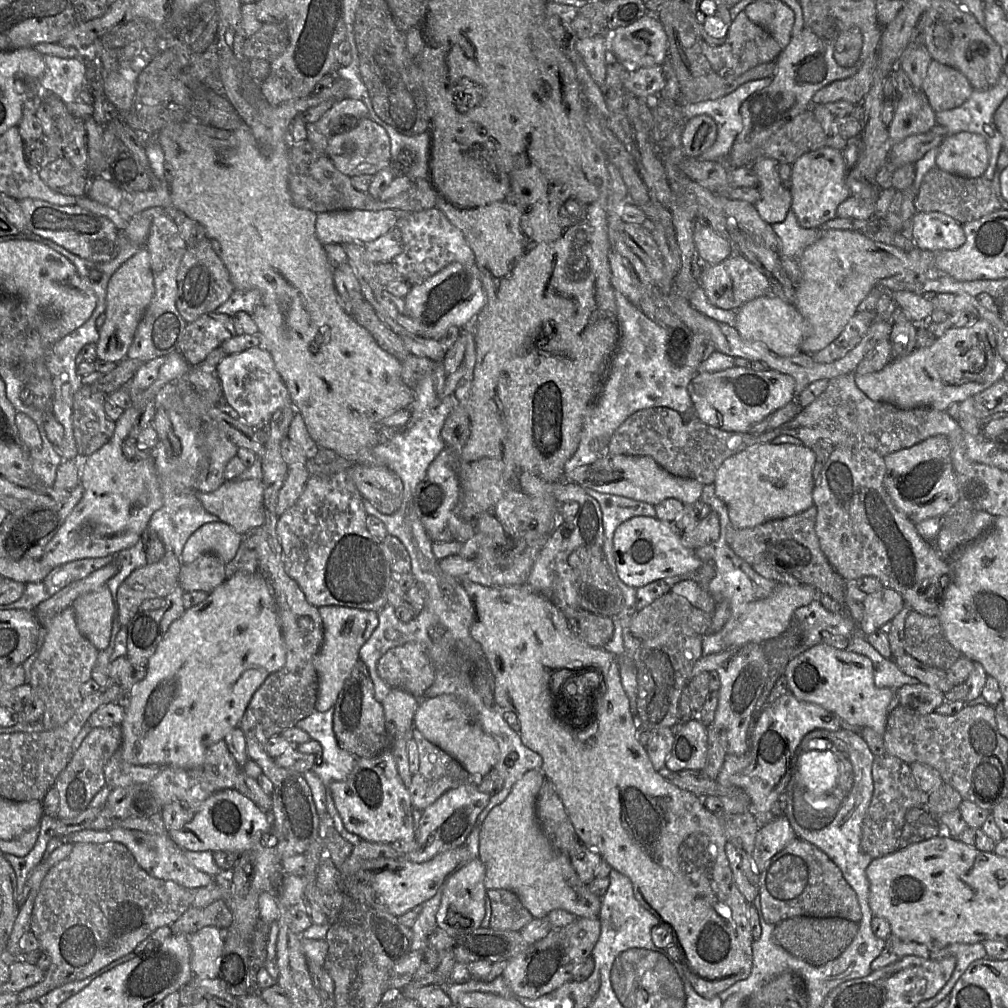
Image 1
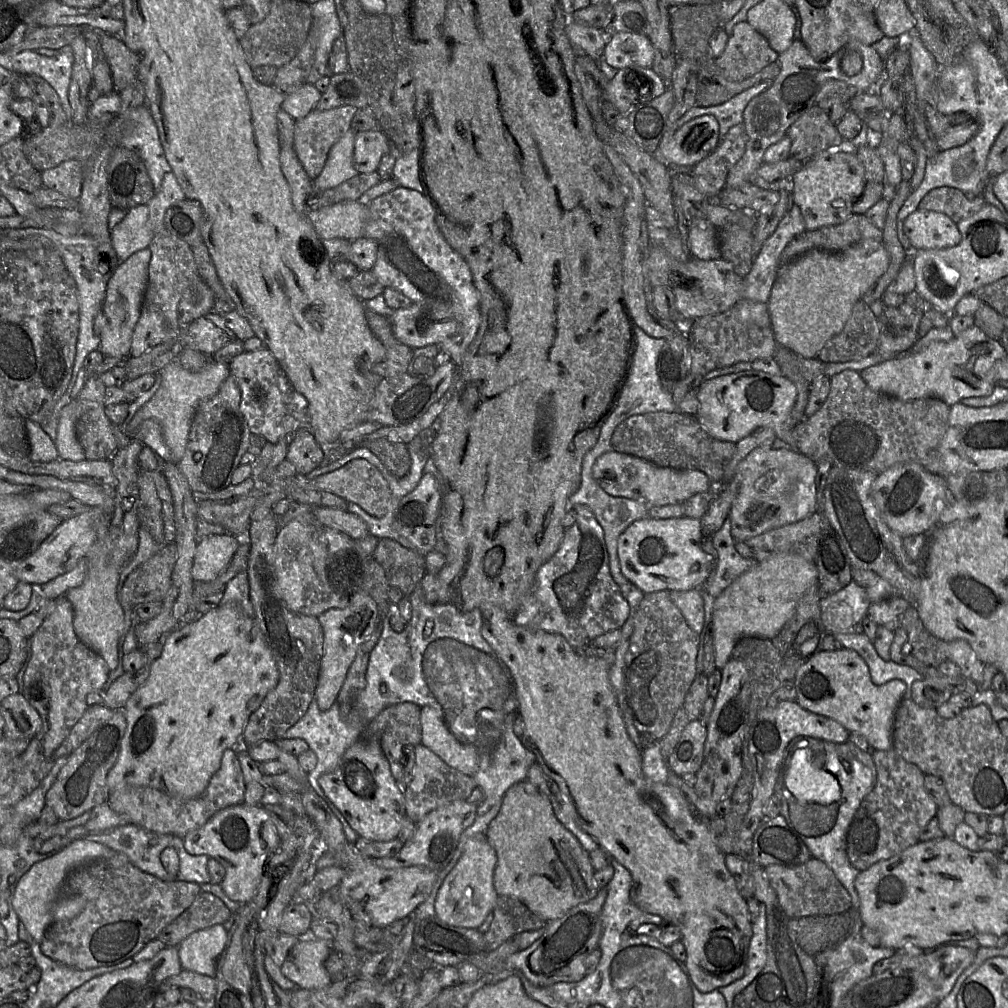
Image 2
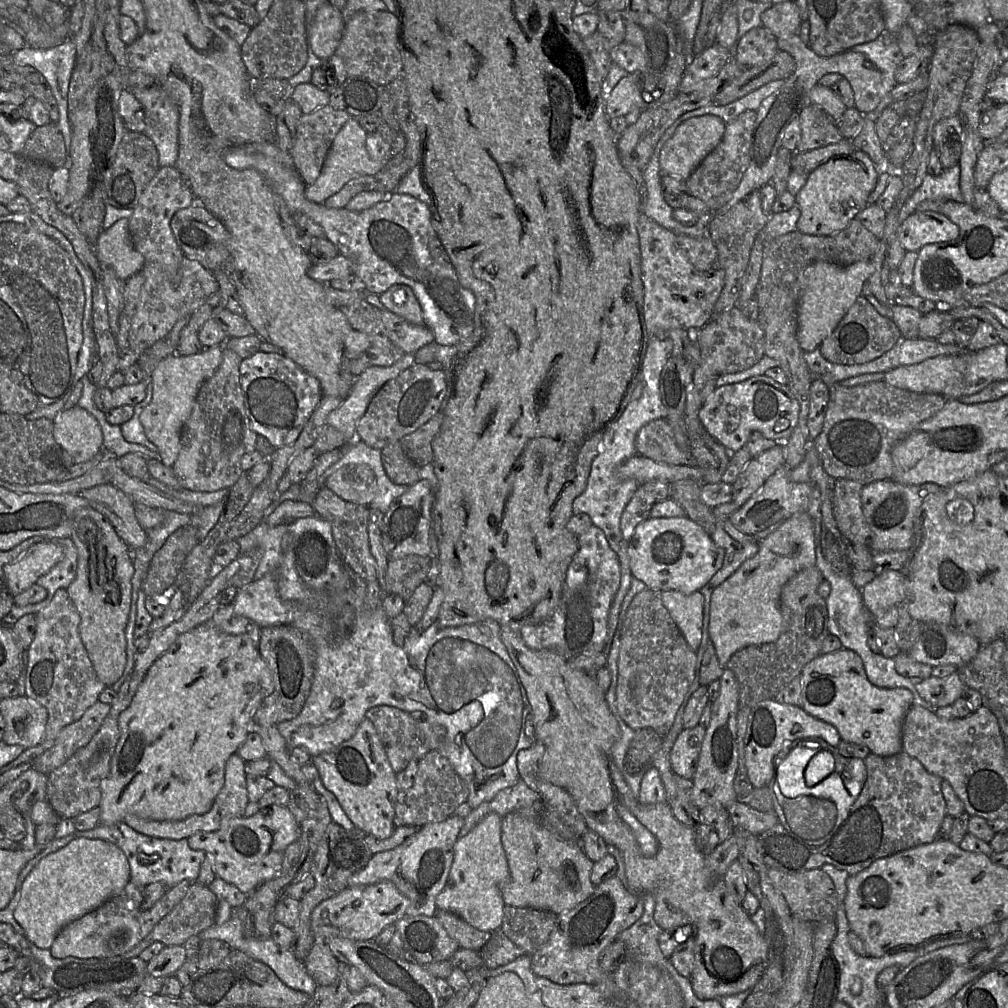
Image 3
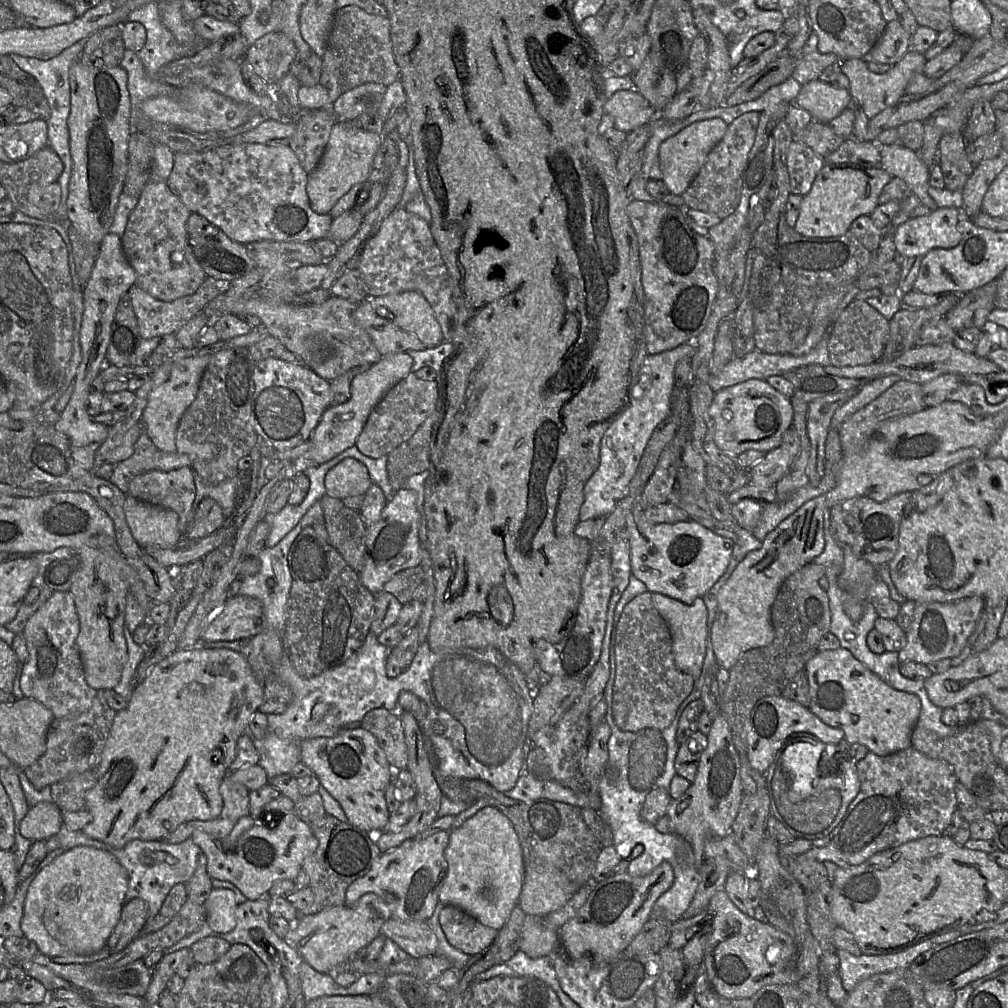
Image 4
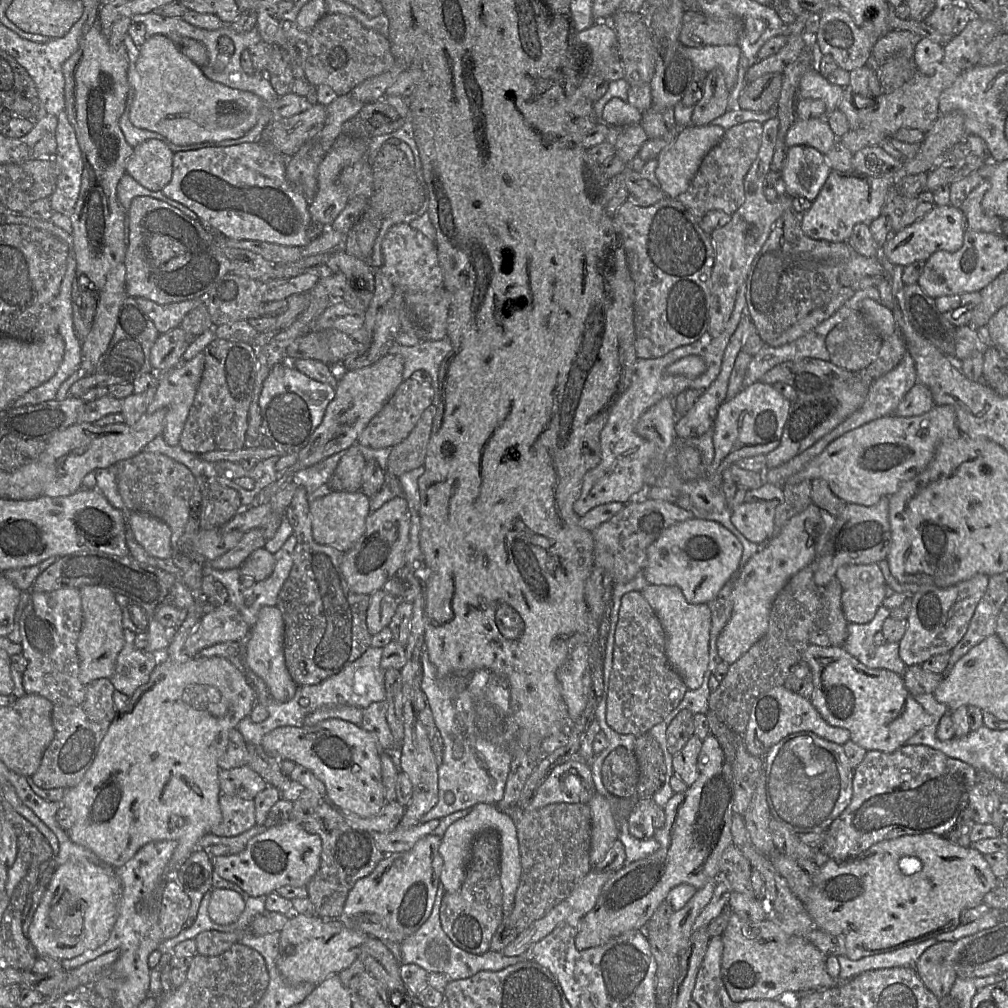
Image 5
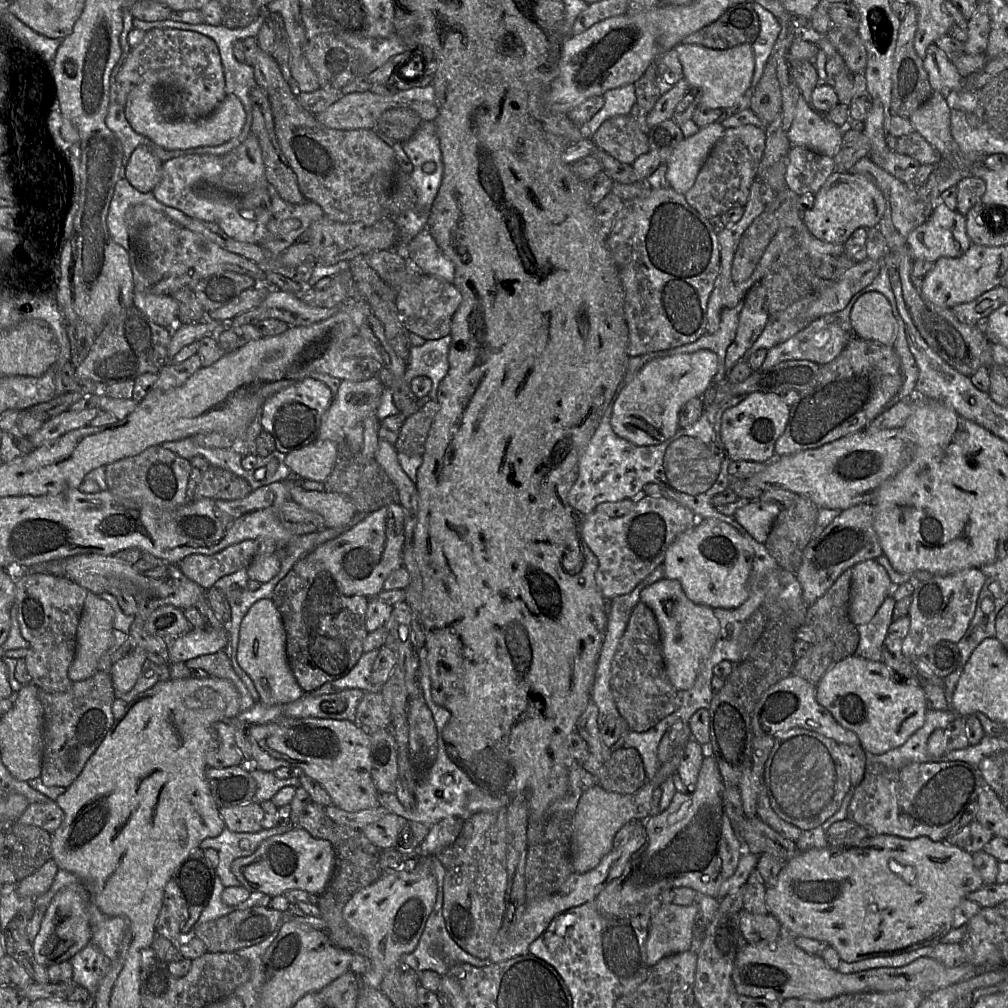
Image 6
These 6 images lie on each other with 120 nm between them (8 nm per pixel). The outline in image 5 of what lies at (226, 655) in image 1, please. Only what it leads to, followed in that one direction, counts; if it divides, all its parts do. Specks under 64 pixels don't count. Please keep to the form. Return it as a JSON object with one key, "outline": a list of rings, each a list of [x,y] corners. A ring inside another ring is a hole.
{"outline":[[[192,656],[186,662],[178,663],[168,659],[160,659],[158,665],[151,673],[149,681],[136,689],[129,698],[129,702],[124,710],[118,712],[111,722],[108,731],[102,739],[97,754],[85,773],[82,780],[74,787],[66,789],[61,805],[68,807],[74,817],[73,826],[67,831],[70,840],[92,851],[101,862],[117,869],[128,862],[137,851],[150,842],[172,840],[176,842],[176,848],[167,865],[164,880],[156,891],[143,901],[143,906],[148,910],[154,910],[155,903],[158,902],[161,887],[168,877],[173,877],[181,864],[197,849],[198,841],[205,835],[211,834],[213,828],[222,821],[222,813],[219,804],[220,784],[218,761],[226,751],[228,745],[228,734],[237,724],[250,715],[256,702],[256,693],[247,681],[241,670],[236,668],[231,662],[222,657],[204,658]]]}

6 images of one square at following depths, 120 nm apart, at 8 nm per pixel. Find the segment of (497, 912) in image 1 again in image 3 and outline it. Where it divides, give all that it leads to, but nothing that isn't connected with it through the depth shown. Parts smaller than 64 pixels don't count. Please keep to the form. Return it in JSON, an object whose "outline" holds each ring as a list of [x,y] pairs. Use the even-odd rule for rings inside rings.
{"outline":[[[505,905],[500,930],[526,954],[533,954],[549,939],[557,922],[555,913],[547,910]]]}

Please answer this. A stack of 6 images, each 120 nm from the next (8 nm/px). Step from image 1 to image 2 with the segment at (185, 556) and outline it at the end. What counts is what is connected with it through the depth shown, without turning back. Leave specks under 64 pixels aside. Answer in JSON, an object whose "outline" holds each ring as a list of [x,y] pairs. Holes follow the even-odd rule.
{"outline":[[[229,532],[200,538],[191,568],[194,581],[212,581],[225,570],[239,546],[239,537]]]}

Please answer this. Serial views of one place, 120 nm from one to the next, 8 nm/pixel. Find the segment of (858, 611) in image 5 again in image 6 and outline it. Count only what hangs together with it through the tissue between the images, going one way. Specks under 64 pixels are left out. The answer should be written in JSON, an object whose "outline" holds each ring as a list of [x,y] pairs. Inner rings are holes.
{"outline":[[[875,559],[852,567],[848,613],[854,625],[866,624],[874,617],[888,596],[891,583],[886,570]]]}

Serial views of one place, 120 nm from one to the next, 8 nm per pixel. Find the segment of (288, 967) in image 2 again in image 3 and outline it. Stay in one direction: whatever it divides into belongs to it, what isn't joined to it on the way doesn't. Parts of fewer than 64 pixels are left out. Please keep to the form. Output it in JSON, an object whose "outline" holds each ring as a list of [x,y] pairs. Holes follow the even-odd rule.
{"outline":[[[315,941],[303,964],[318,986],[326,986],[336,979],[340,962],[325,942]]]}

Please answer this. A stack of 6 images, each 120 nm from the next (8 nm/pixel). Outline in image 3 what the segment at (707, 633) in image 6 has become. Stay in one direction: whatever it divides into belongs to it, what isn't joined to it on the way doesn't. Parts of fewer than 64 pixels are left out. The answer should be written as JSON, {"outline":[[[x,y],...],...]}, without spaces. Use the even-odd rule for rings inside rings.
{"outline":[[[665,590],[661,598],[688,645],[697,652],[702,641],[704,596],[700,591],[683,594]]]}

